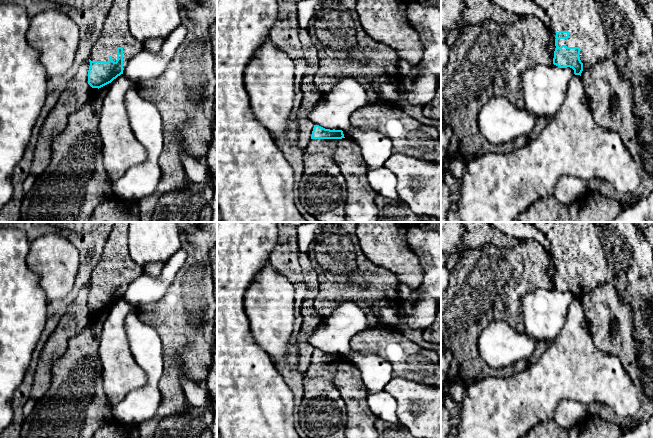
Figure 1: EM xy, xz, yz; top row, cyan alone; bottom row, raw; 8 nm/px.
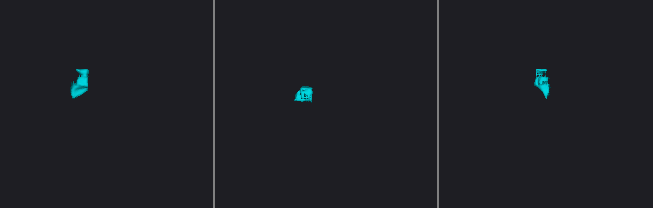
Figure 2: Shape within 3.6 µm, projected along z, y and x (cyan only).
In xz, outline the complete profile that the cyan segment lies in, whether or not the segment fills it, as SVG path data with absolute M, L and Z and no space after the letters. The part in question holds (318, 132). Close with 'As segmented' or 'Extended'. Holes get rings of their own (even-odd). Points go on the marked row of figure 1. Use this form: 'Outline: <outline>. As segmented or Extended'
Outline: M314 125L311 139L303 149L304 173L299 183L299 200L318 222L347 222L344 213L348 195L346 181L333 159L334 150L342 138L345 138L342 130Z. Extended

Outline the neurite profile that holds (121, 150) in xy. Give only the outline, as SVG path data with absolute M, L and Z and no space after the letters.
M124 74L114 79L100 111L98 128L102 140L103 165L112 182L147 158L146 149L131 129L127 113L125 99L132 83Z

